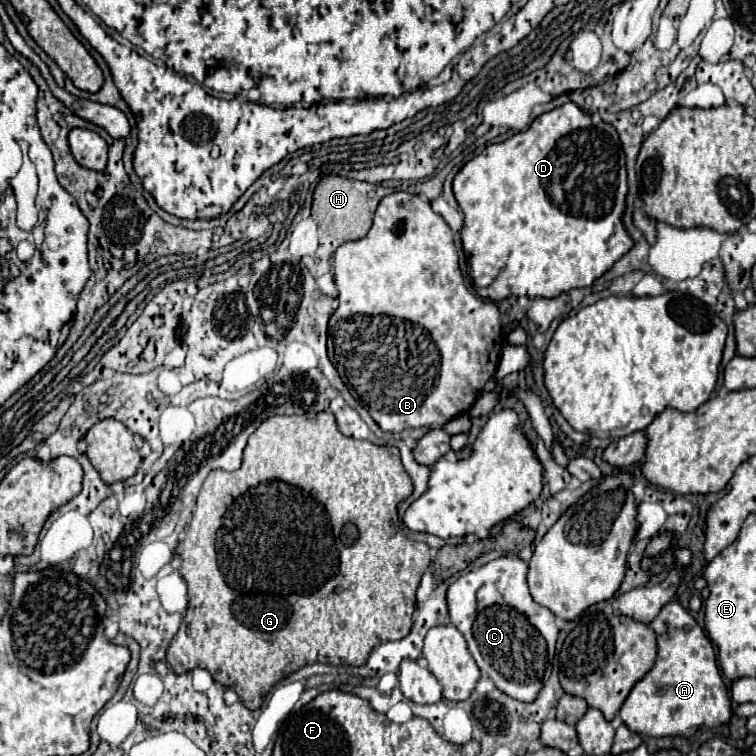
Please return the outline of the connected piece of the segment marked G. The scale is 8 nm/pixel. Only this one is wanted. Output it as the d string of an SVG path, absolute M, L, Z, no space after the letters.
M312 412L302 416L272 416L264 420L260 428L248 438L242 456L242 466L236 472L212 470L208 474L198 494L198 506L192 516L190 530L186 530L184 540L176 548L176 554L180 558L180 574L188 584L190 602L182 626L172 639L166 654L166 660L174 674L184 674L188 670L194 670L196 666L206 668L216 682L220 682L226 688L232 688L248 710L258 710L262 702L250 702L250 700L264 700L276 682L296 672L304 664L322 662L332 666L342 666L342 664L362 666L368 660L368 654L374 646L378 646L380 642L404 638L412 628L412 612L416 608L416 588L420 584L422 574L432 564L428 544L412 542L400 532L398 502L402 502L410 494L412 494L412 480L400 462L400 450L396 446L376 446L372 442L354 440L340 434L334 414Z

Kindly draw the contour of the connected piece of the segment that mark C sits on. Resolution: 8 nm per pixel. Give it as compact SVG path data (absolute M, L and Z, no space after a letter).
M506 554L496 558L464 574L448 588L448 610L452 624L466 638L478 668L496 688L514 700L534 702L544 682L550 678L559 629L554 624L554 614L532 600L526 574L528 564L518 556Z

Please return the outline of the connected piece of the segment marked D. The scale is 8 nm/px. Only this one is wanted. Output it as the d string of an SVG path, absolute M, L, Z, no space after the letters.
M568 102L564 106L558 106L542 116L538 116L532 126L526 132L514 134L512 138L490 144L482 154L474 156L454 178L454 196L464 212L464 226L460 230L462 236L462 250L472 270L472 280L476 294L488 300L502 300L508 296L528 296L528 298L556 298L562 292L568 292L572 288L590 286L596 278L600 278L606 270L614 266L614 262L624 256L632 248L632 240L626 234L622 226L622 212L624 212L624 198L628 192L626 182L626 164L624 164L624 152L620 146L618 132L610 124L598 124L594 126L590 116L582 112L574 102Z

